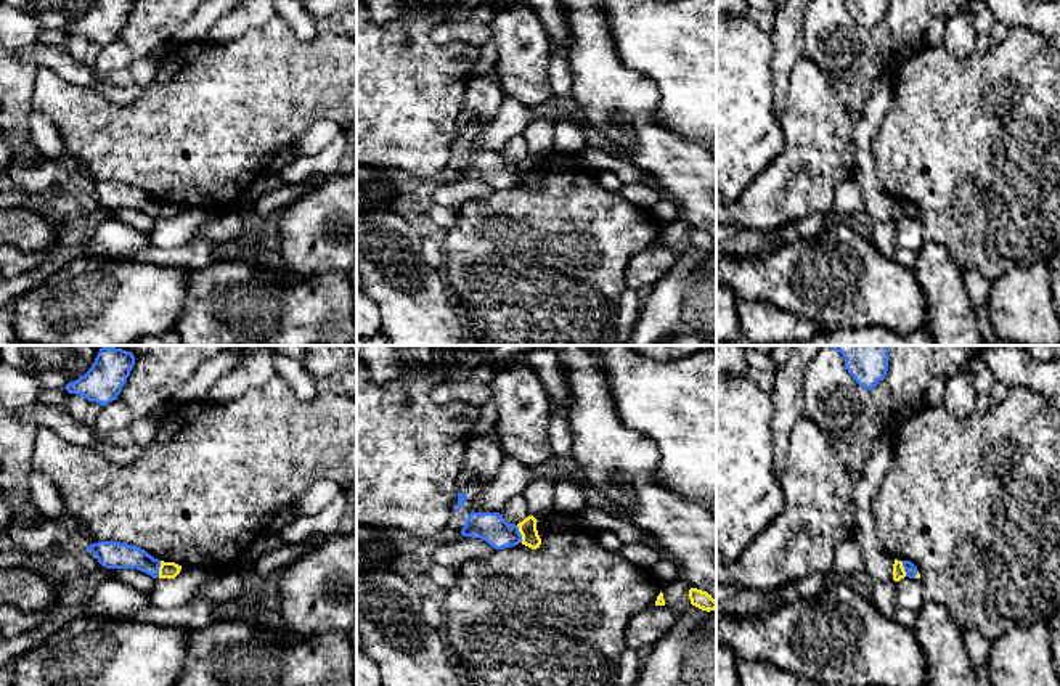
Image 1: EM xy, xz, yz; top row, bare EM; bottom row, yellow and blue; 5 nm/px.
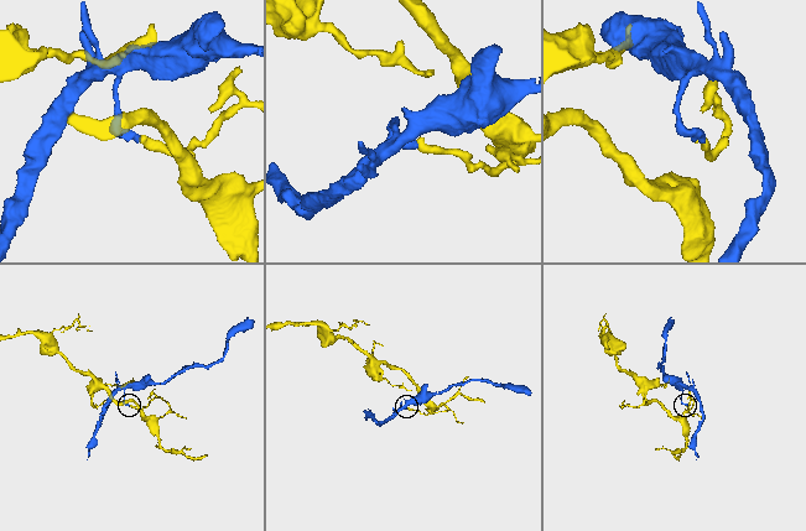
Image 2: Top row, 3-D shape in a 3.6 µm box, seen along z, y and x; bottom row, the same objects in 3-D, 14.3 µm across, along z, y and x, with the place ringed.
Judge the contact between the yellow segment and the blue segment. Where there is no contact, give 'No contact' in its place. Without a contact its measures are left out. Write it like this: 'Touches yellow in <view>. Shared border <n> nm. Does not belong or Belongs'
Touches yellow in xz. Shared border 90 nm. Does not belong

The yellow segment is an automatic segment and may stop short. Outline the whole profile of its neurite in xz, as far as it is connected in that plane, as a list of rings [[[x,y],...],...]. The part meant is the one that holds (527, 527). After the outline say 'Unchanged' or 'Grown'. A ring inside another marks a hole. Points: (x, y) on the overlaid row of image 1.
[[[533,516],[525,517],[522,522],[517,524],[519,532],[522,535],[522,545],[536,549],[541,545],[541,538],[536,530],[536,519]]]. Unchanged

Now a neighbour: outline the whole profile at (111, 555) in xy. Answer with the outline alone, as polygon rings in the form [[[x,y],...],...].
[[[98,541],[87,546],[87,549],[106,569],[138,569],[153,578],[159,577],[161,561],[138,546],[119,541]]]

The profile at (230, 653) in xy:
[[[226,619],[193,630],[175,686],[357,686],[347,633],[299,639]]]

